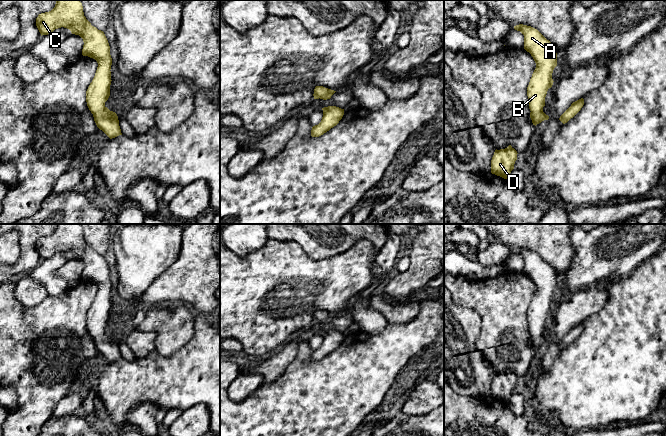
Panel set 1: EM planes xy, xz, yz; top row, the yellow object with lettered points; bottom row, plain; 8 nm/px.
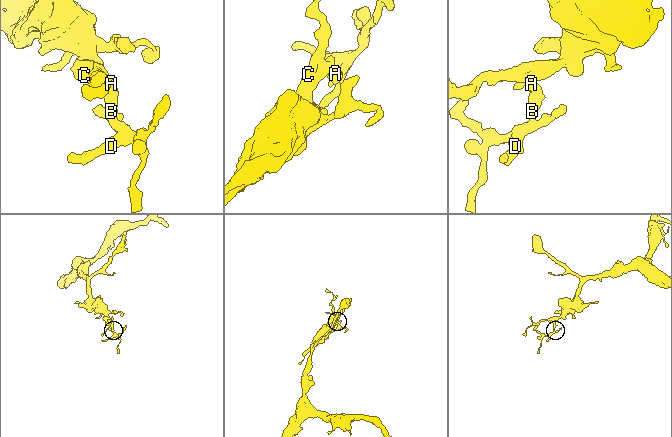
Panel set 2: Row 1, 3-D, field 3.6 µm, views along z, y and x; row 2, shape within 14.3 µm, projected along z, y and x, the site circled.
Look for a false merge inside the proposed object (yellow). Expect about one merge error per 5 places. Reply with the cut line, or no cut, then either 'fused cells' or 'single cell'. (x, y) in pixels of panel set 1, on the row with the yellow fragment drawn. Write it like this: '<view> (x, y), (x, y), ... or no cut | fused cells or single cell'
no cut | single cell

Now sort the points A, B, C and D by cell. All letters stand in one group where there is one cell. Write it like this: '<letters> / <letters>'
A B C D

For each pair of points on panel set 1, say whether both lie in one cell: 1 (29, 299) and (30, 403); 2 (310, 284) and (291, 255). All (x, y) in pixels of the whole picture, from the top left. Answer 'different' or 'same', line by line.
1: different
2: same

